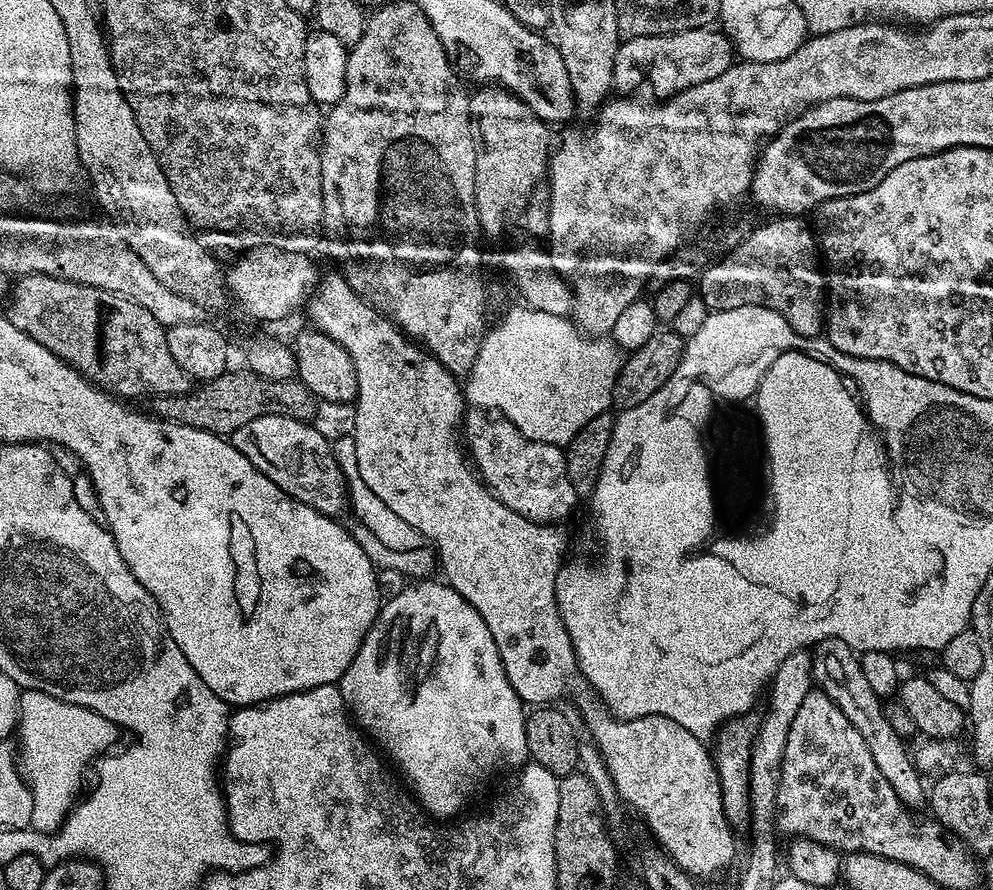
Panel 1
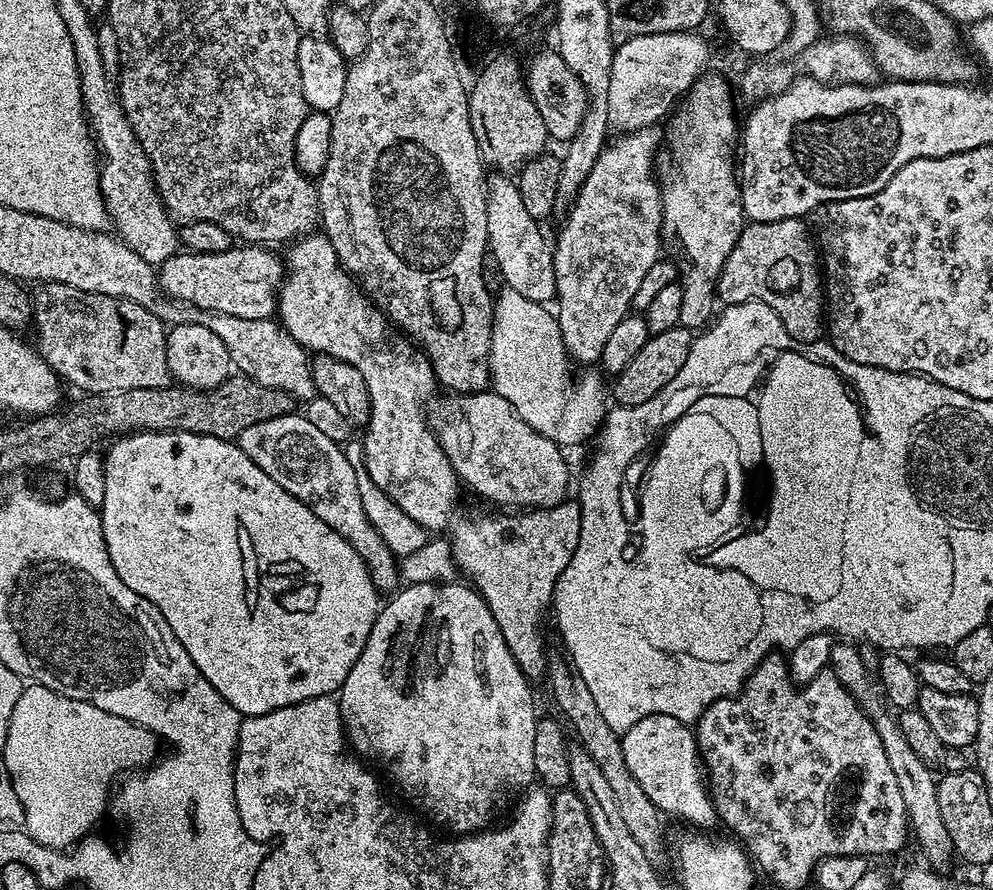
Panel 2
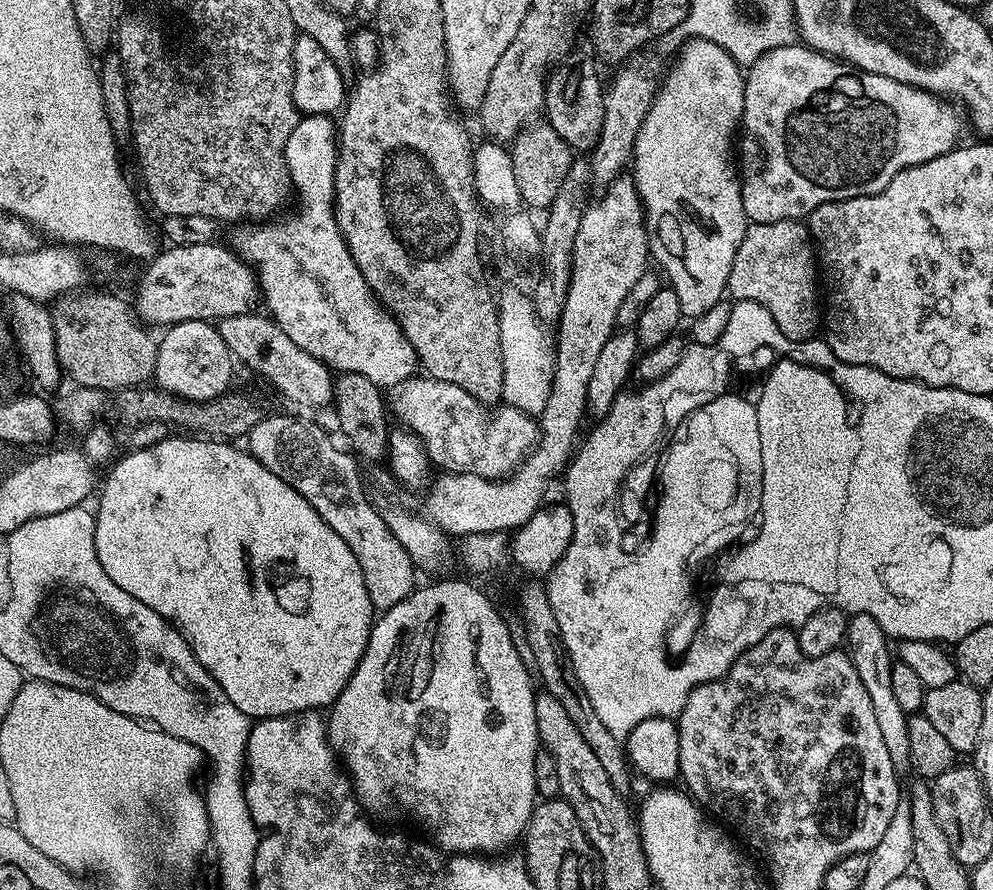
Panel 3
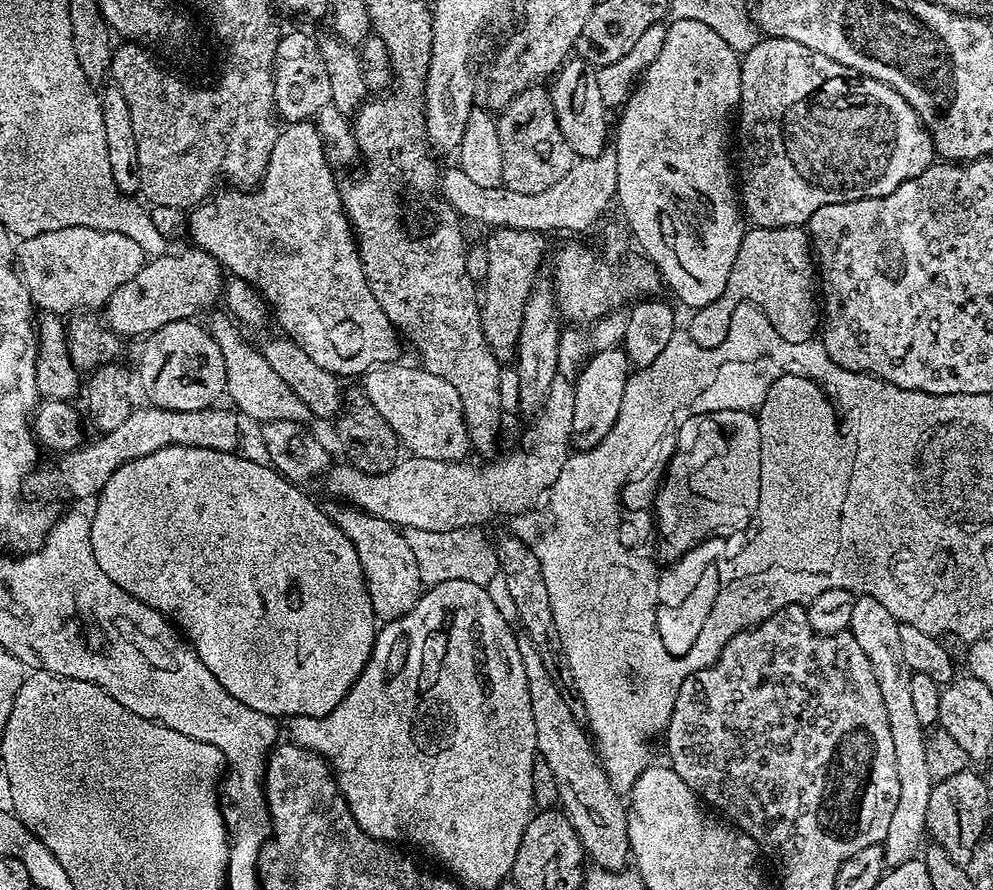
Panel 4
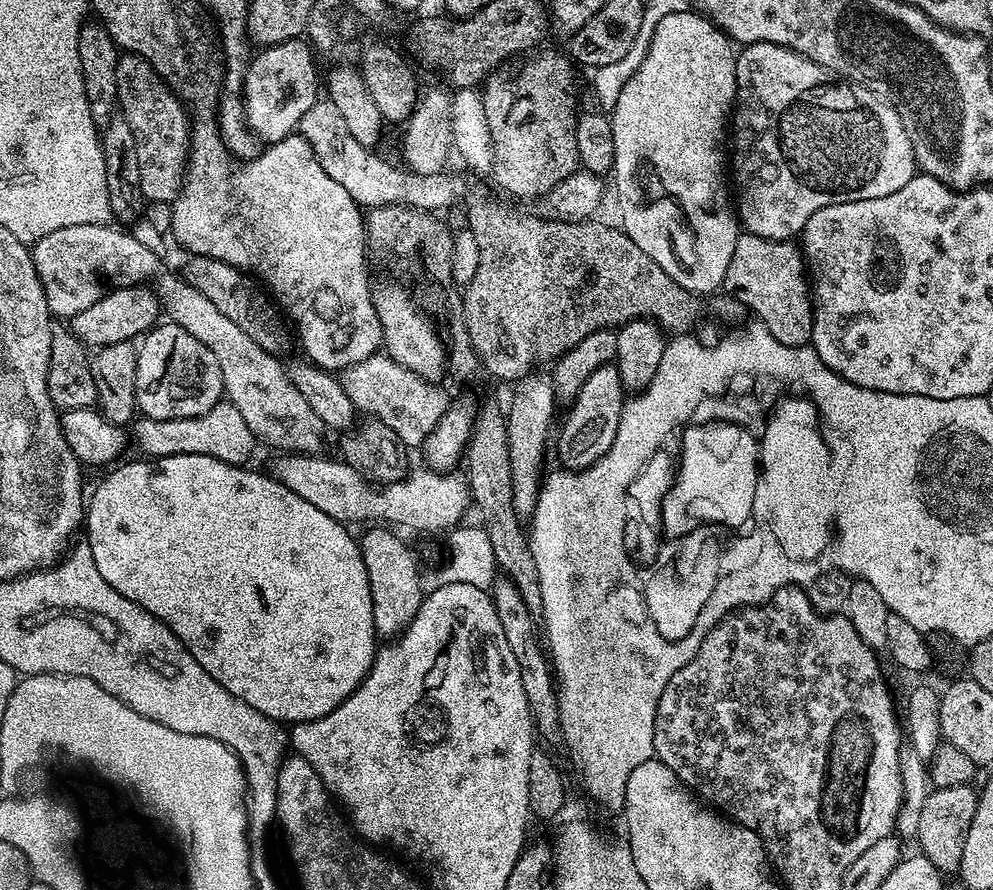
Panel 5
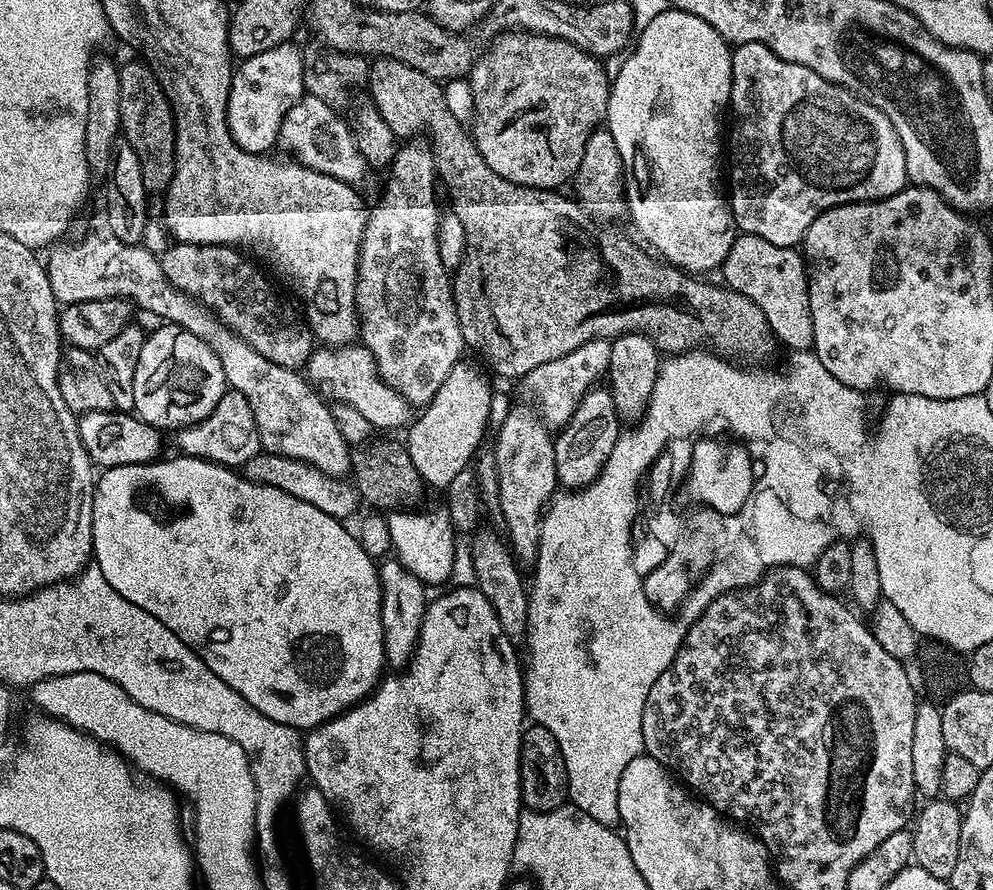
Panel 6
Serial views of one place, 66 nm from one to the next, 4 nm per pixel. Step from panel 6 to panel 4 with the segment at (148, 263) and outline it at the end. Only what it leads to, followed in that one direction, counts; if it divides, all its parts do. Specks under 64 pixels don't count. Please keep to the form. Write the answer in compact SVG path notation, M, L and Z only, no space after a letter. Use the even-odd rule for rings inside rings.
M89 227L46 231L25 237L17 247L17 271L27 286L33 305L59 316L101 309L110 294L122 286L122 282L130 282L144 263L144 245L134 242L134 238ZM209 315L206 327L214 342L218 342L218 350L222 350L222 362L226 362L226 396L236 403L235 411L241 417L249 416L252 420L260 420L259 422L303 421L303 416L309 415L306 402L302 402L302 398L298 398L298 394L294 394L294 390L290 390L290 386L286 386L286 382L282 382L282 378L274 374L270 362L266 362L263 351L257 345L255 348L240 337L241 329L237 321L233 320L231 315L223 315Z

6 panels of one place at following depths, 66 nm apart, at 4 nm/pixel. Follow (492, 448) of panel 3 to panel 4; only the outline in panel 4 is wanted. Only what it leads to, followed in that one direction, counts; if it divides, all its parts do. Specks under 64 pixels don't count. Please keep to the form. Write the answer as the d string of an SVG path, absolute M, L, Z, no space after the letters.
M400 363L385 364L364 373L362 377L364 399L372 403L374 410L378 410L378 414L382 414L382 418L386 418L386 422L390 422L390 430L394 430L397 441L401 445L404 443L409 448L407 451L411 455L435 460L467 461L470 456L468 427L464 421L464 407L458 390L454 390L454 386L450 386L450 382L438 378L438 374L430 374L423 366L411 368L408 364Z

